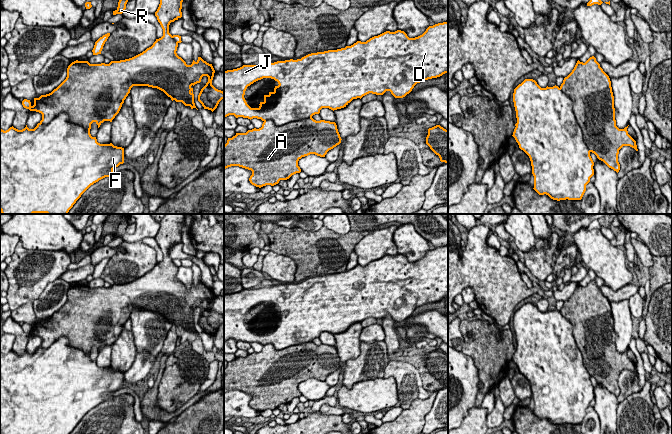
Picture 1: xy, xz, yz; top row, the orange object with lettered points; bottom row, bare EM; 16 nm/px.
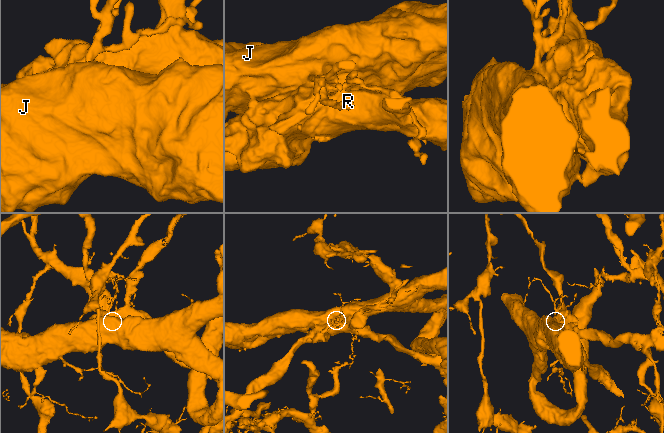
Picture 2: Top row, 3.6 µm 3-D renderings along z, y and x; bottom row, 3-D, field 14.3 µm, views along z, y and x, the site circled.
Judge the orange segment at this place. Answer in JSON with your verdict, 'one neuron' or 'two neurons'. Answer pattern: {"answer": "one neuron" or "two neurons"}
{"answer": "two neurons"}

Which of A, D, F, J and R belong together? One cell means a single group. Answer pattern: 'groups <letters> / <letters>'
groups A / D F J R

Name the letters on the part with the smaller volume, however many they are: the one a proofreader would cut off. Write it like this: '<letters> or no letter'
A

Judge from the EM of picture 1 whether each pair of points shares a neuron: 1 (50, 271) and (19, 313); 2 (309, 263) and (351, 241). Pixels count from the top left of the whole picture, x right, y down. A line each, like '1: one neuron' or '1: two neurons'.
1: two neurons
2: one neuron

